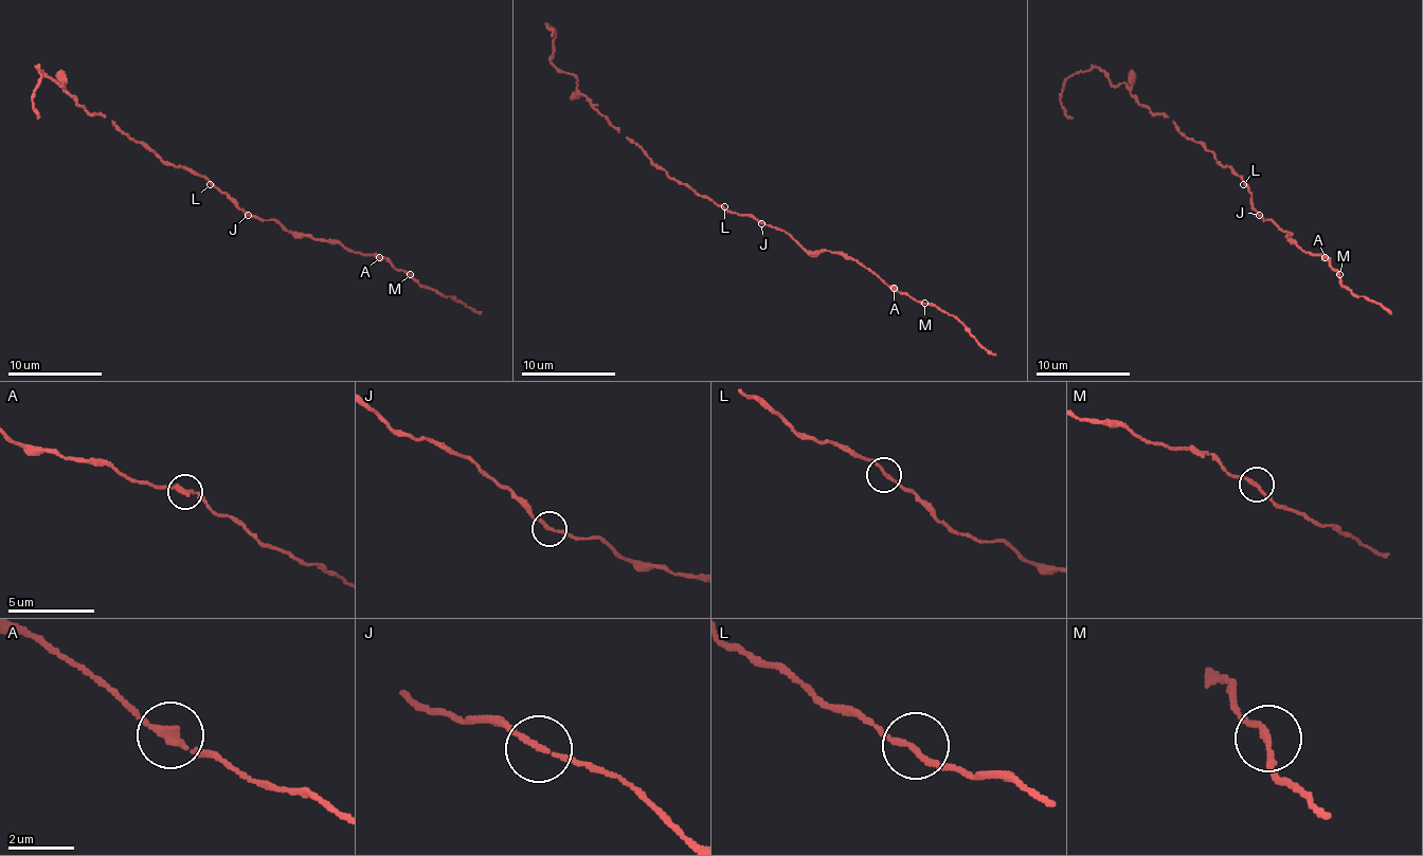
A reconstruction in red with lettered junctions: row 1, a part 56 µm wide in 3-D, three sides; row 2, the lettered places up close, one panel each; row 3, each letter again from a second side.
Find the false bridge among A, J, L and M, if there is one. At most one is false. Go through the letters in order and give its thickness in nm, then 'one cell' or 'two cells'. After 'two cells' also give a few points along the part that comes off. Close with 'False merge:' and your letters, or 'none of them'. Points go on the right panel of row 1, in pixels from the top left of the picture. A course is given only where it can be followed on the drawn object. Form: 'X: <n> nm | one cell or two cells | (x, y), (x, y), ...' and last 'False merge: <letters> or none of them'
A: 240 nm | one cell
J: 150 nm | one cell
L: 160 nm | one cell
M: 160 nm | one cell
False merge: none of them

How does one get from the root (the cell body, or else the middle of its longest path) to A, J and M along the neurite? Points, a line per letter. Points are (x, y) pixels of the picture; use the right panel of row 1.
A: (1245, 184), (1252, 194), (1252, 205), (1264, 219), (1271, 219), (1282, 229), (1288, 238), (1303, 252), (1325, 257)
J: (1245, 184), (1252, 194), (1252, 207), (1259, 215)
M: (1245, 184), (1252, 194), (1252, 205), (1264, 219), (1282, 229), (1303, 252), (1325, 257), (1338, 273)

